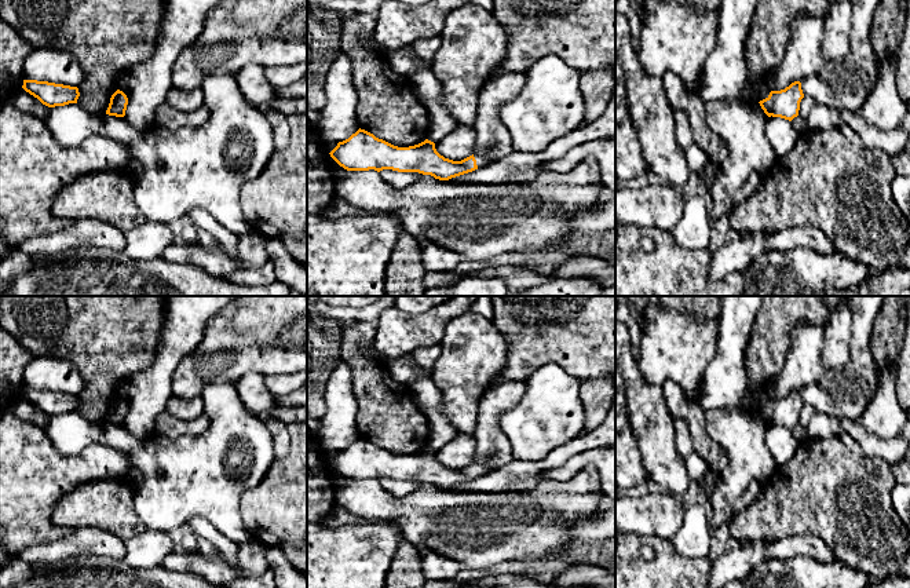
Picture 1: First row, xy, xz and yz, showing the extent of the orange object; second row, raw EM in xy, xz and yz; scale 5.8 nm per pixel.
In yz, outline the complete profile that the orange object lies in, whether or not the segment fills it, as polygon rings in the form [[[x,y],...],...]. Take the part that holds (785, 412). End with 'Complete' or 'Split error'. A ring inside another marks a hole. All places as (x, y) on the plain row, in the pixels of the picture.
[[[794,390],[785,398],[771,399],[770,403],[759,412],[768,426],[781,426],[792,430],[798,424],[803,406],[801,391]]]. Complete

